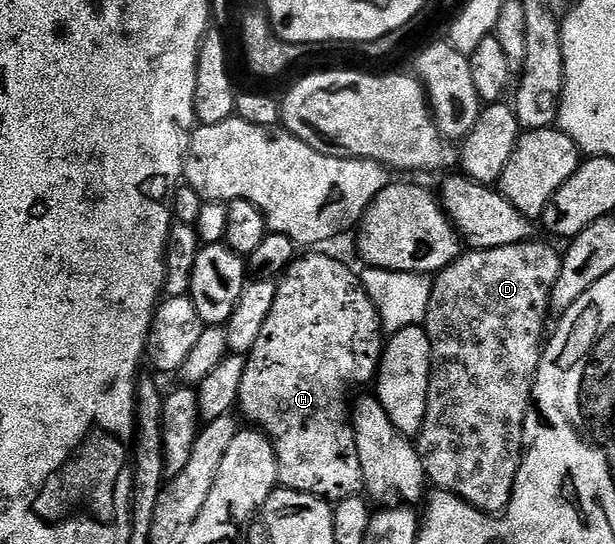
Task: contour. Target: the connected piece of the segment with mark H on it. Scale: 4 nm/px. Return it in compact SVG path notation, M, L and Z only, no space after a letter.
M304 253L293 259L276 283L274 309L270 309L270 317L266 317L258 341L254 341L254 349L246 357L238 411L274 445L281 488L339 501L361 494L364 487L348 394L352 387L364 387L367 383L369 386L375 380L386 335L370 297L360 284L359 274L332 255L312 254L316 253Z

